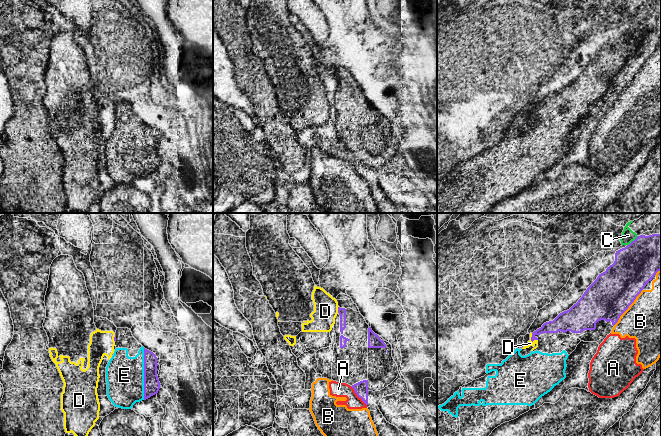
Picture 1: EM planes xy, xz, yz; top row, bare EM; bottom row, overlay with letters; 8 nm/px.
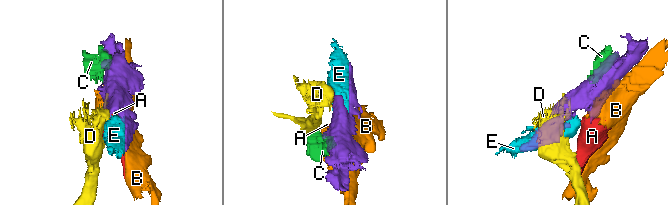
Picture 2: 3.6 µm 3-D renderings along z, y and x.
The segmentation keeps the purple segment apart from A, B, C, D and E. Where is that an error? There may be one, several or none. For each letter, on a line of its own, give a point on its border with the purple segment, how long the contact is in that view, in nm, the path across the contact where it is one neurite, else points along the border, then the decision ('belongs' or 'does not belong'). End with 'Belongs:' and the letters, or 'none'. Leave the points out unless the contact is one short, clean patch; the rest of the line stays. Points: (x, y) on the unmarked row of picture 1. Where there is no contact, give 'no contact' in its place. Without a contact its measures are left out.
A: contact xz (358, 172); length 200 nm; border xz (350, 162), (366, 181); does not belong
B: contact yz (628, 83); length 380 nm; does not belong
C: contact yz (632, 17); length 120 nm; border yz (637, 12), (627, 21); does not belong
D: contact yz (531, 116); length 80 nm; border yz (531, 109), (531, 116), (537, 116); does not belong
E: contact xy (144, 150); length 420 nm; belongs
Belongs: E

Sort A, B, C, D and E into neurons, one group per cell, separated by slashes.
A B / C D / E

